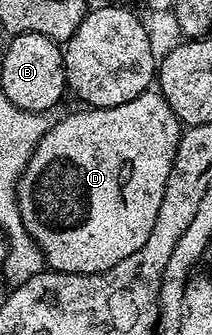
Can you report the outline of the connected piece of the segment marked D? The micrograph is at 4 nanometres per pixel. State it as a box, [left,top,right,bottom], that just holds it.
[16,91,183,273]

